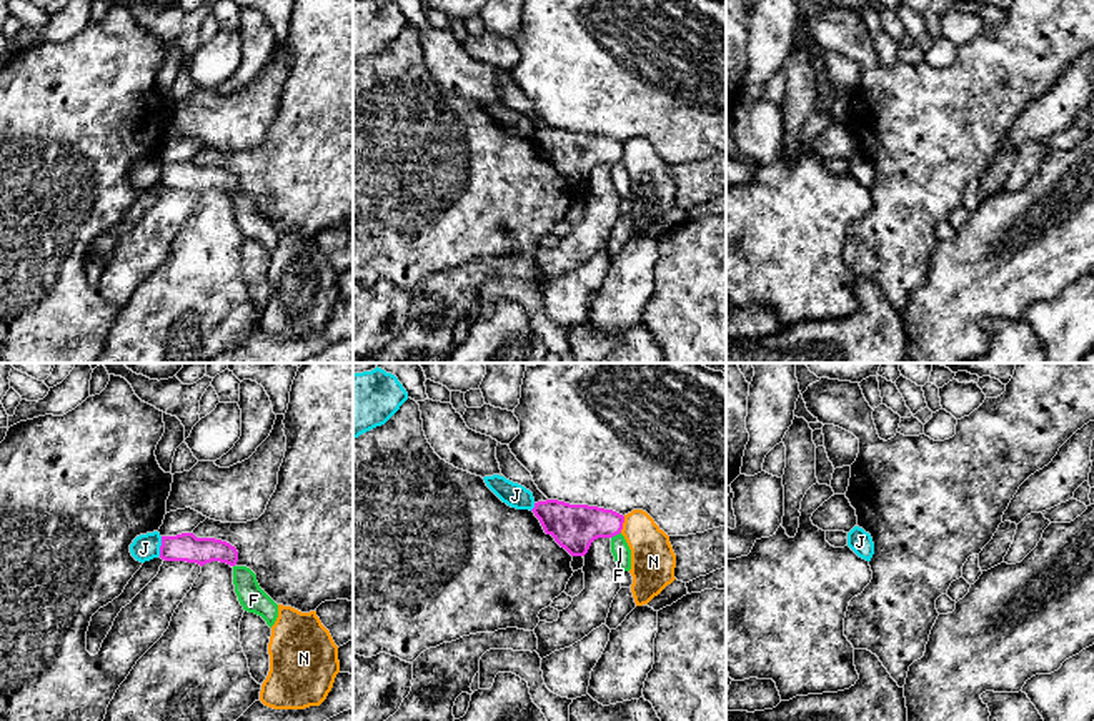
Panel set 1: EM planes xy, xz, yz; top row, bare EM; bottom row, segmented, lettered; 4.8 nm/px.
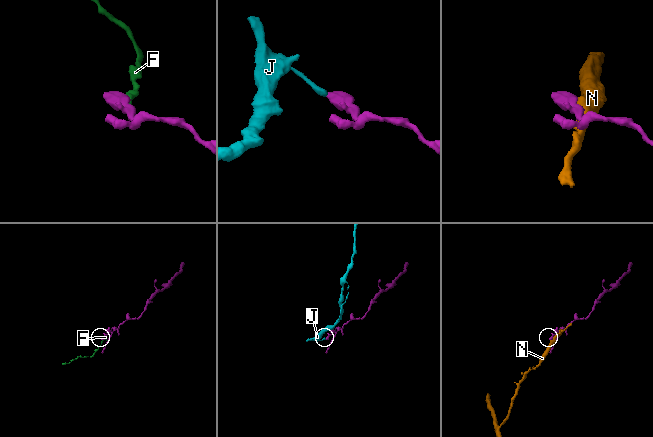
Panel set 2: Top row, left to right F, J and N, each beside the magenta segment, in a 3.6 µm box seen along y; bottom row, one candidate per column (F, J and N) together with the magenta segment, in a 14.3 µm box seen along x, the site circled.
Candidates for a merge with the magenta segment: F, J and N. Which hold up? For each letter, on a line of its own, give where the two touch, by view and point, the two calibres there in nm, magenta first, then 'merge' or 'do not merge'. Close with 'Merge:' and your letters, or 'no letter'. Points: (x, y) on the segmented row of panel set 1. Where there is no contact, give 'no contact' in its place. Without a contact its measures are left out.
F: meets magenta in xz at (615, 535); 220 nm thick on the magenta side, 90 nm on the other; do not merge
J: meets magenta in xy at (160, 546); 140 nm thick on the magenta side, 130 nm on the other; do not merge
N: meets magenta in xz at (621, 525); 220 nm thick on the magenta side, 220 nm on the other; do not merge
Merge: no letter

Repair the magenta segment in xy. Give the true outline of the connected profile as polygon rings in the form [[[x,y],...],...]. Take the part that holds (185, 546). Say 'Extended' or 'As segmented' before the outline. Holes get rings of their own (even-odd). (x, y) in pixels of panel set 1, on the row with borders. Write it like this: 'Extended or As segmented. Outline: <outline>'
As segmented. Outline: [[[193,533],[162,536],[160,558],[165,561],[186,561],[200,566],[220,561],[235,566],[238,551],[226,541],[196,538]]]

